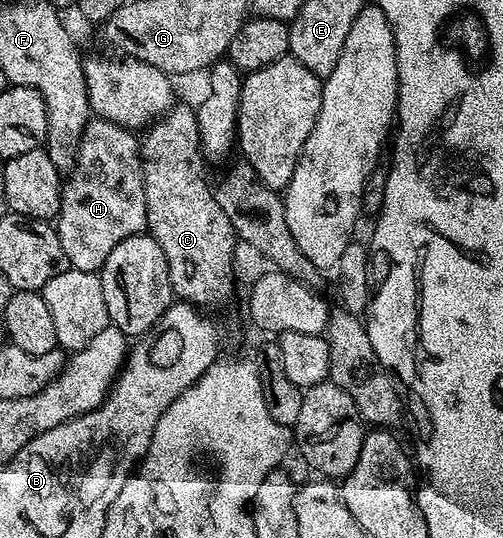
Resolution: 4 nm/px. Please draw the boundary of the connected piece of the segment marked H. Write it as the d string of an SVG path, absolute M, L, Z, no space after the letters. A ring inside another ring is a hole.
M92 117L90 121L88 121L85 132L81 136L81 144L75 157L75 166L72 168L71 173L66 175L63 184L63 195L61 196L61 204L59 205L59 213L57 215L57 229L59 239L61 240L61 248L65 248L68 267L73 270L84 270L90 274L103 269L105 260L109 260L109 252L113 252L113 248L117 248L117 244L121 244L121 240L125 240L134 234L142 234L147 230L147 209L145 208L145 184L143 183L141 142L132 131L121 128L117 124L113 124L104 118Z

